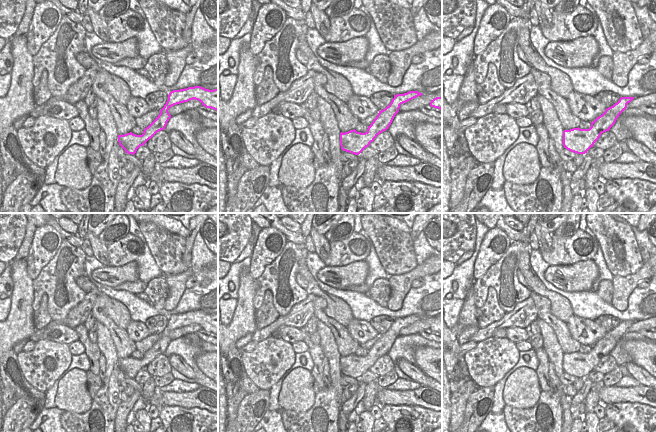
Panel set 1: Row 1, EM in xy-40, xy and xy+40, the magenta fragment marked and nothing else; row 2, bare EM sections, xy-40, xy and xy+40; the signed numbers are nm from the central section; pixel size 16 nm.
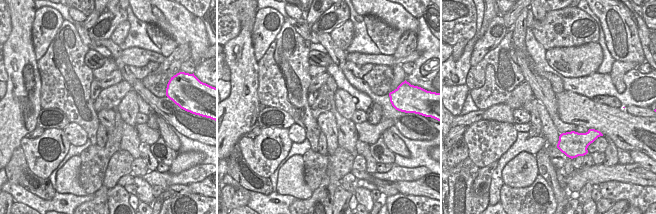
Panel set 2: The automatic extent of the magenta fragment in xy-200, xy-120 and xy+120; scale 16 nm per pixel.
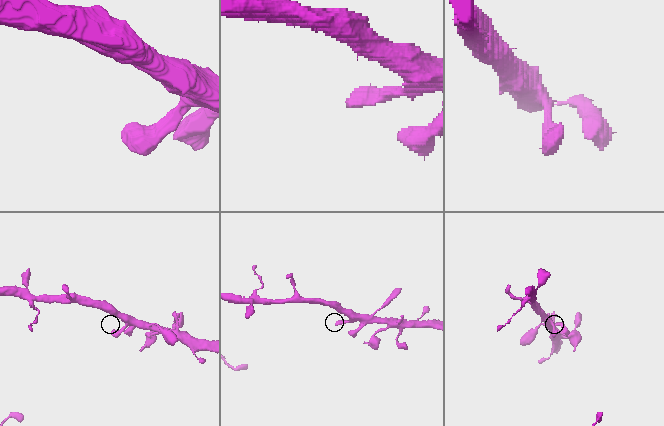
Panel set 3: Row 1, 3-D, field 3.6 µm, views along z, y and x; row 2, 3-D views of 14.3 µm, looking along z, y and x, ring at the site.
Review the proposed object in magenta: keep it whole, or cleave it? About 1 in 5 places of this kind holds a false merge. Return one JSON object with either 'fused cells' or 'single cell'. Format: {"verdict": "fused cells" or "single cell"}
{"verdict": "single cell"}

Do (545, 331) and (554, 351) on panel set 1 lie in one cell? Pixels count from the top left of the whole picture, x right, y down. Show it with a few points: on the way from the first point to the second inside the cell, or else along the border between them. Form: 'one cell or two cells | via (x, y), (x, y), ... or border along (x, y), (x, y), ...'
one cell | via (549, 336), (551, 346)

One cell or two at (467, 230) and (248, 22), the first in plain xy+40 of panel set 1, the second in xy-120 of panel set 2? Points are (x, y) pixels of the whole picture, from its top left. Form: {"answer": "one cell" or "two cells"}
{"answer": "two cells"}

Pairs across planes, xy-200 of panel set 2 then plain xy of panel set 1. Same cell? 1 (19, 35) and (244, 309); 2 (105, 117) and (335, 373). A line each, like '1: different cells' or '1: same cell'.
1: same cell
2: same cell

